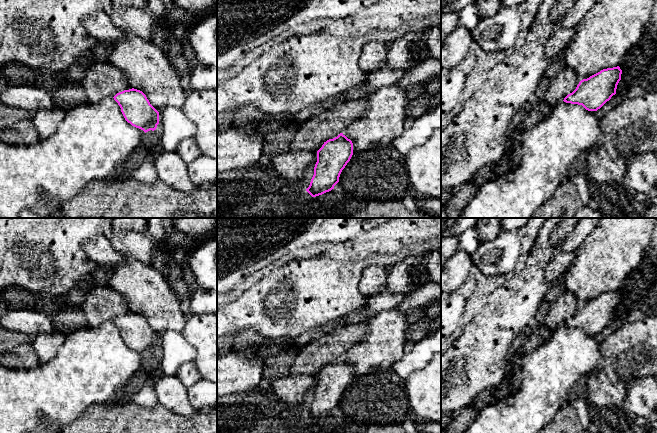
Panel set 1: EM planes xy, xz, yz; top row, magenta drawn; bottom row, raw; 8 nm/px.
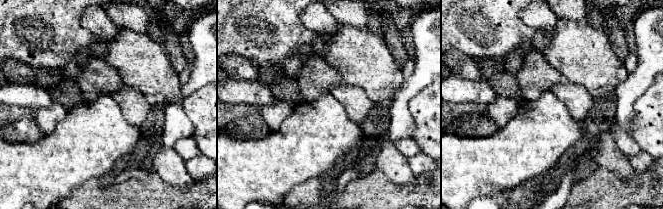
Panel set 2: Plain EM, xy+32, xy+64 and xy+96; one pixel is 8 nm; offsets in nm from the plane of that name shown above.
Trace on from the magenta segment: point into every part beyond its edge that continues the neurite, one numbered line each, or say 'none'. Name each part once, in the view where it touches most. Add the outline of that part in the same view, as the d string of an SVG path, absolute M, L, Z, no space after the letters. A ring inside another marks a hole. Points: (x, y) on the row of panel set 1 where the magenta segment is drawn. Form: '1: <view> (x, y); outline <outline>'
none

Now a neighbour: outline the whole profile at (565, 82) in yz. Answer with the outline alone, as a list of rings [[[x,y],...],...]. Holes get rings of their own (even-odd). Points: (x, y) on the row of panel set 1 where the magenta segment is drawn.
[[[566,66],[549,80],[548,89],[541,99],[553,108],[563,101],[568,94],[572,93],[579,82],[580,79],[574,70]]]

